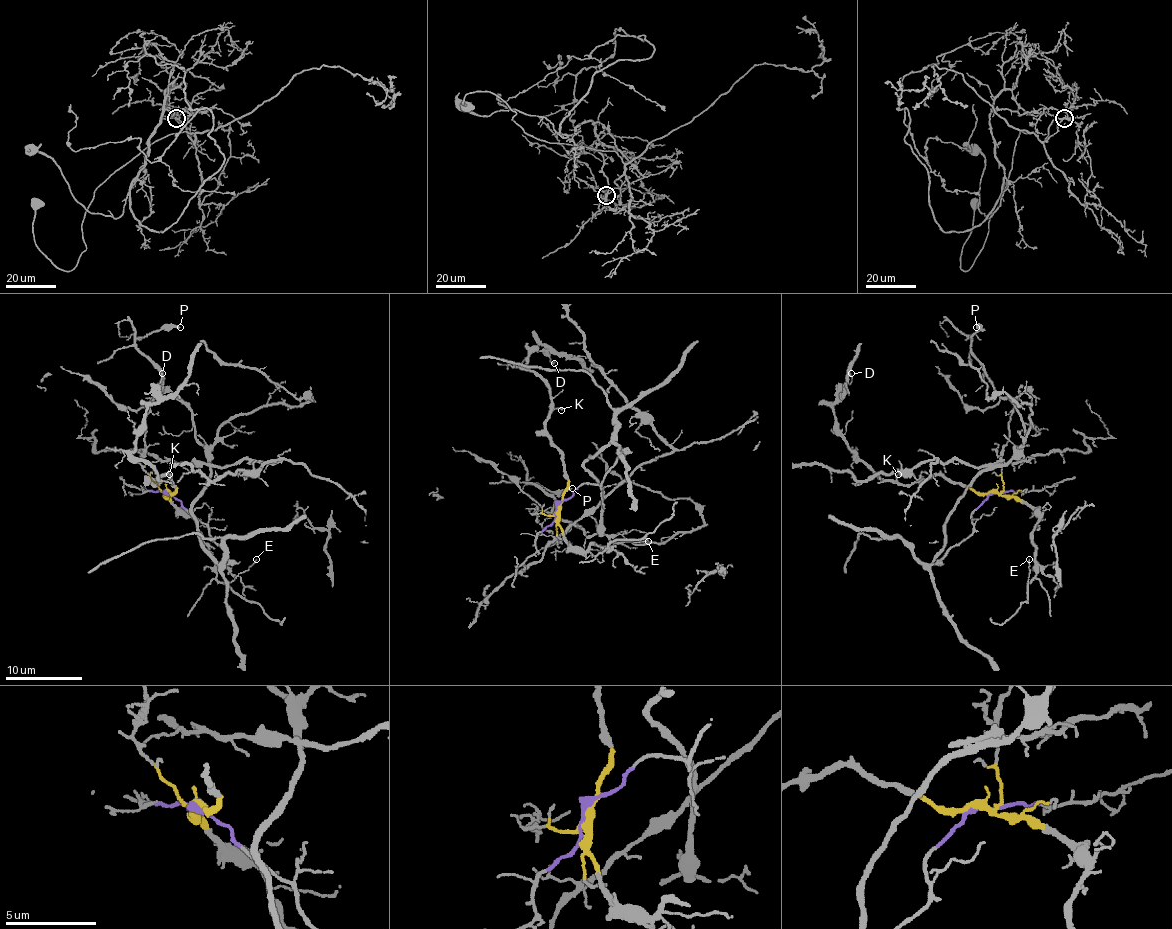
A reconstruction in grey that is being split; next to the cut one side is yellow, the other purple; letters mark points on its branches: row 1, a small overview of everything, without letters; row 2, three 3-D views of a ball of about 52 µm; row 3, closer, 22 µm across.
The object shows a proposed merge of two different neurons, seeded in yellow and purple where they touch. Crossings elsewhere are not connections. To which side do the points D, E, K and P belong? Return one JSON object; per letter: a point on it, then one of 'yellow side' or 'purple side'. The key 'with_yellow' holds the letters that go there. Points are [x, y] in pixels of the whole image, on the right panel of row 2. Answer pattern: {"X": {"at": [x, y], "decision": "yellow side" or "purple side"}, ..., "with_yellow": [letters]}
{"D": {"at": [851, 373], "decision": "yellow side"}, "E": {"at": [1029, 559], "decision": "yellow side"}, "K": {"at": [898, 474], "decision": "yellow side"}, "P": {"at": [976, 327], "decision": "purple side"}, "with_yellow": ["D", "E", "K"]}

